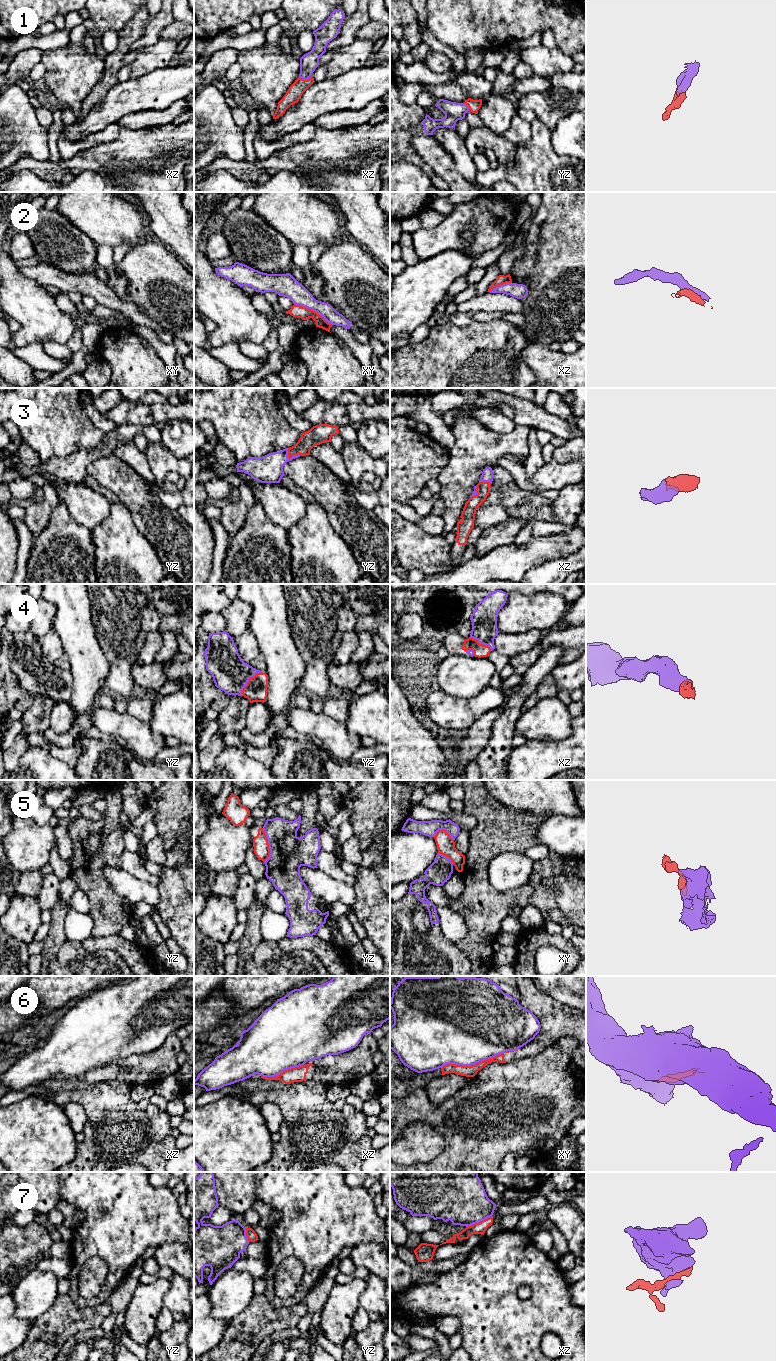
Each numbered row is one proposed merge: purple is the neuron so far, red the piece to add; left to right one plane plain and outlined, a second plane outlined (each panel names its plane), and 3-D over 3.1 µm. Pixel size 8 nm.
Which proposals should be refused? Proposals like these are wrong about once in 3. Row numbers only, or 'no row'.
2, 5, 6, 7

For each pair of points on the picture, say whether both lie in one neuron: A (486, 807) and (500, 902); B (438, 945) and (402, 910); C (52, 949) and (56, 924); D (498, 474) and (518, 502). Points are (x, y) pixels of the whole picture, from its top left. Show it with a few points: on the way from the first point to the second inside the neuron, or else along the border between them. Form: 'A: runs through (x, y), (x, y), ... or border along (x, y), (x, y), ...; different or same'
A: runs through (486, 831), (486, 842), (481, 851), (481, 879); same
B: runs through (426, 945), (404, 925), (404, 922); same
C: runs through (52, 943), (56, 938), (56, 930); same
D: runs through (503, 481), (512, 495); same

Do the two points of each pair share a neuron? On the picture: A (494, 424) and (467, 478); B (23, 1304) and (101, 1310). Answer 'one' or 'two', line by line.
A: two
B: two

